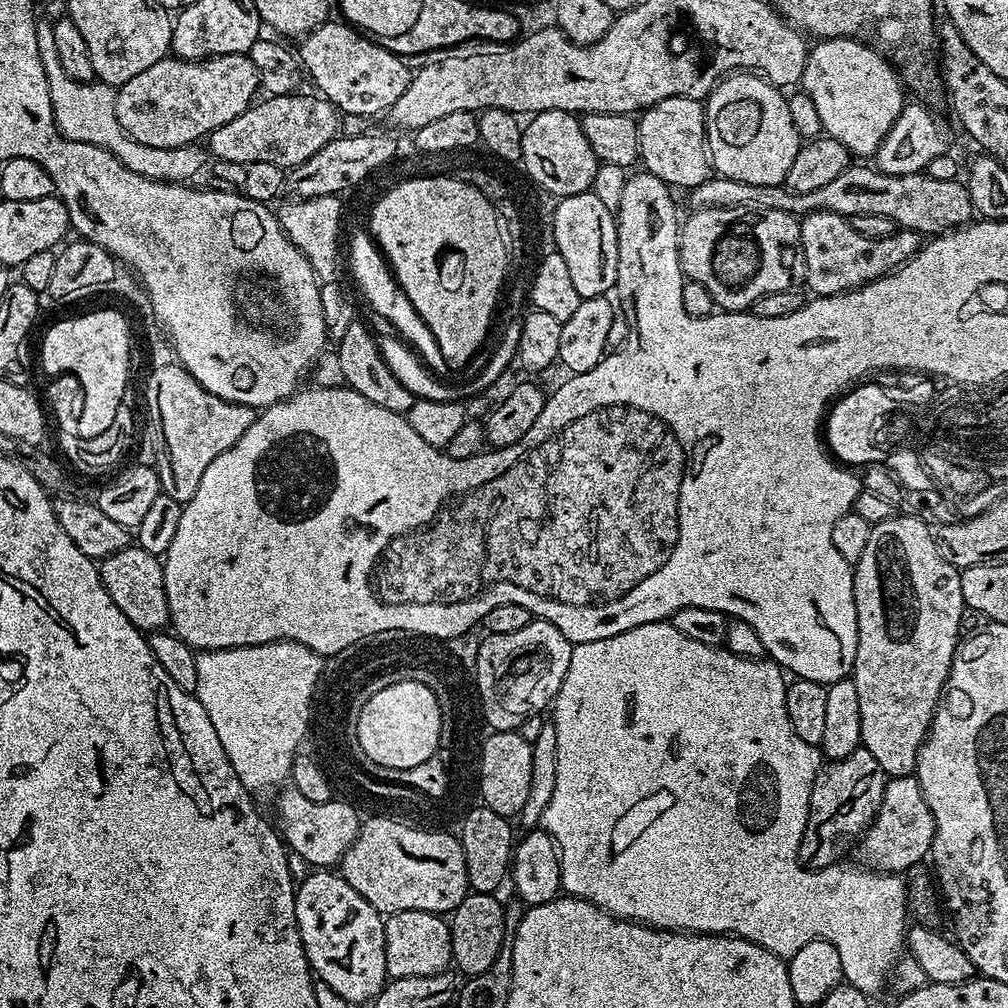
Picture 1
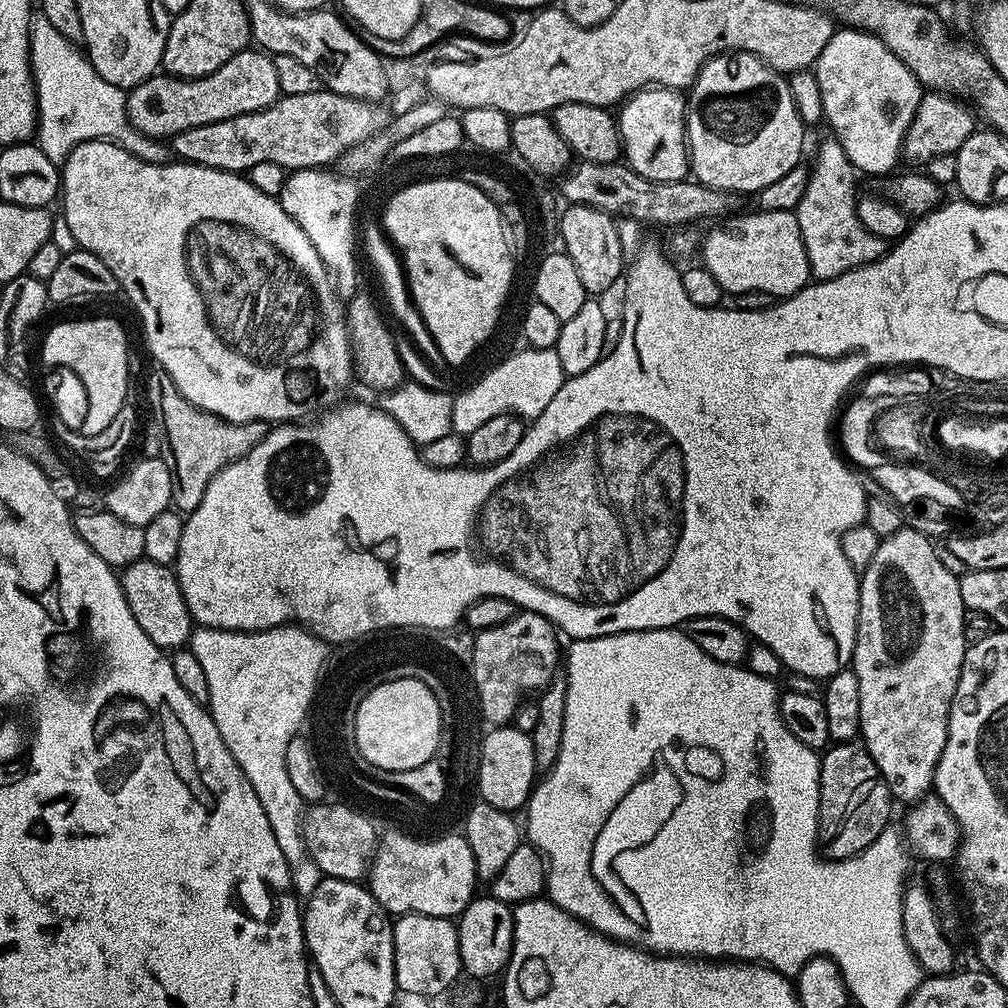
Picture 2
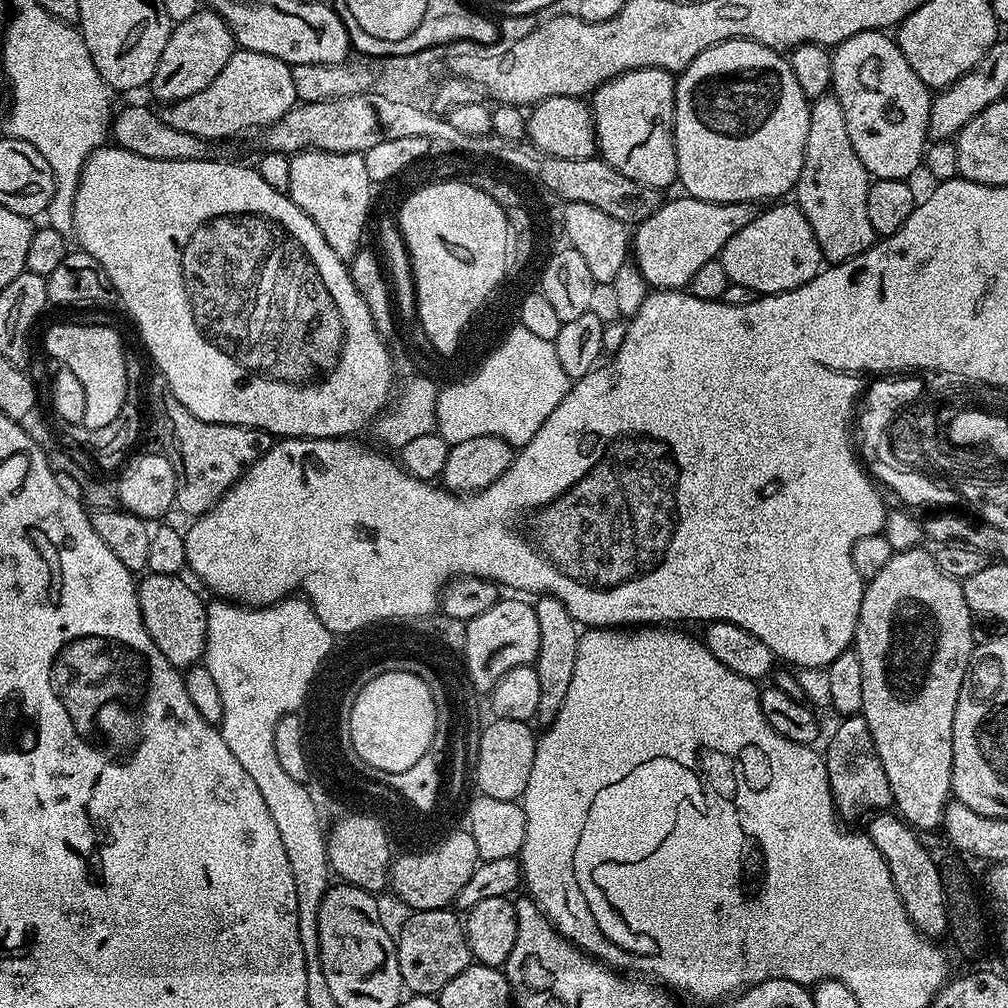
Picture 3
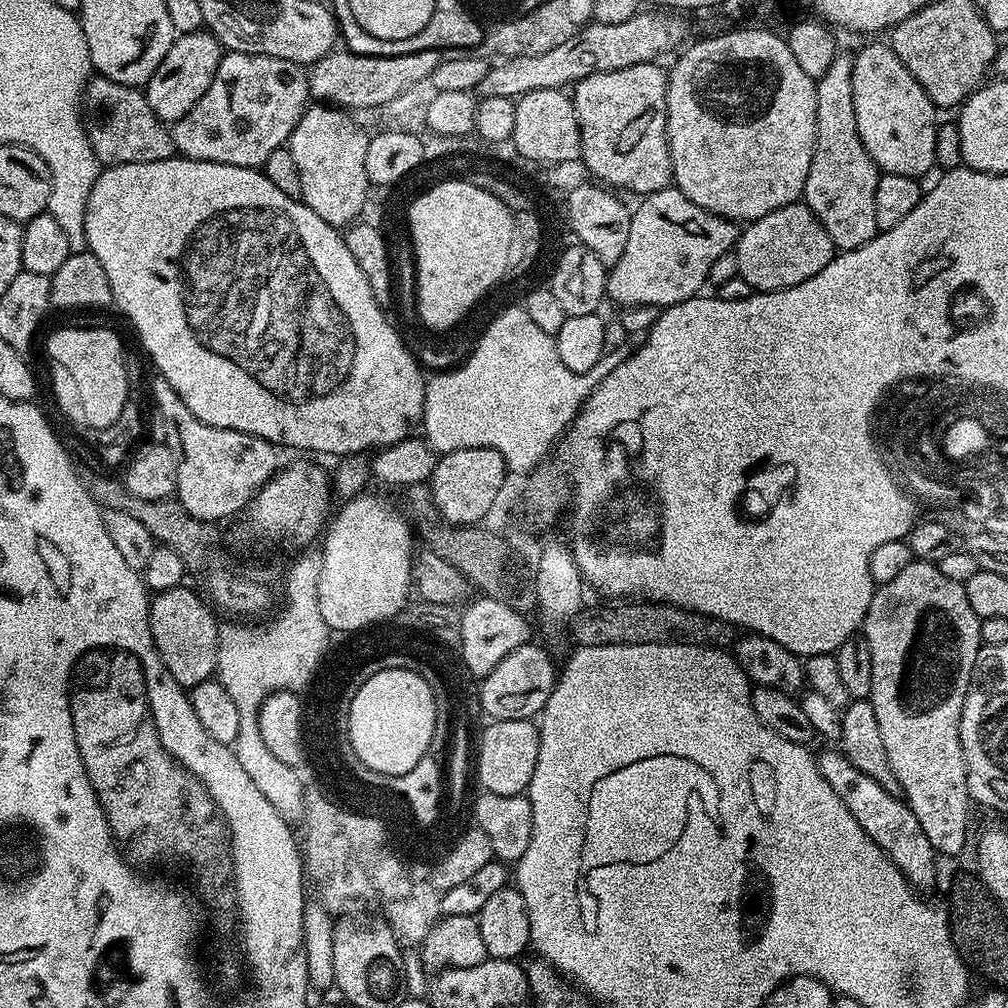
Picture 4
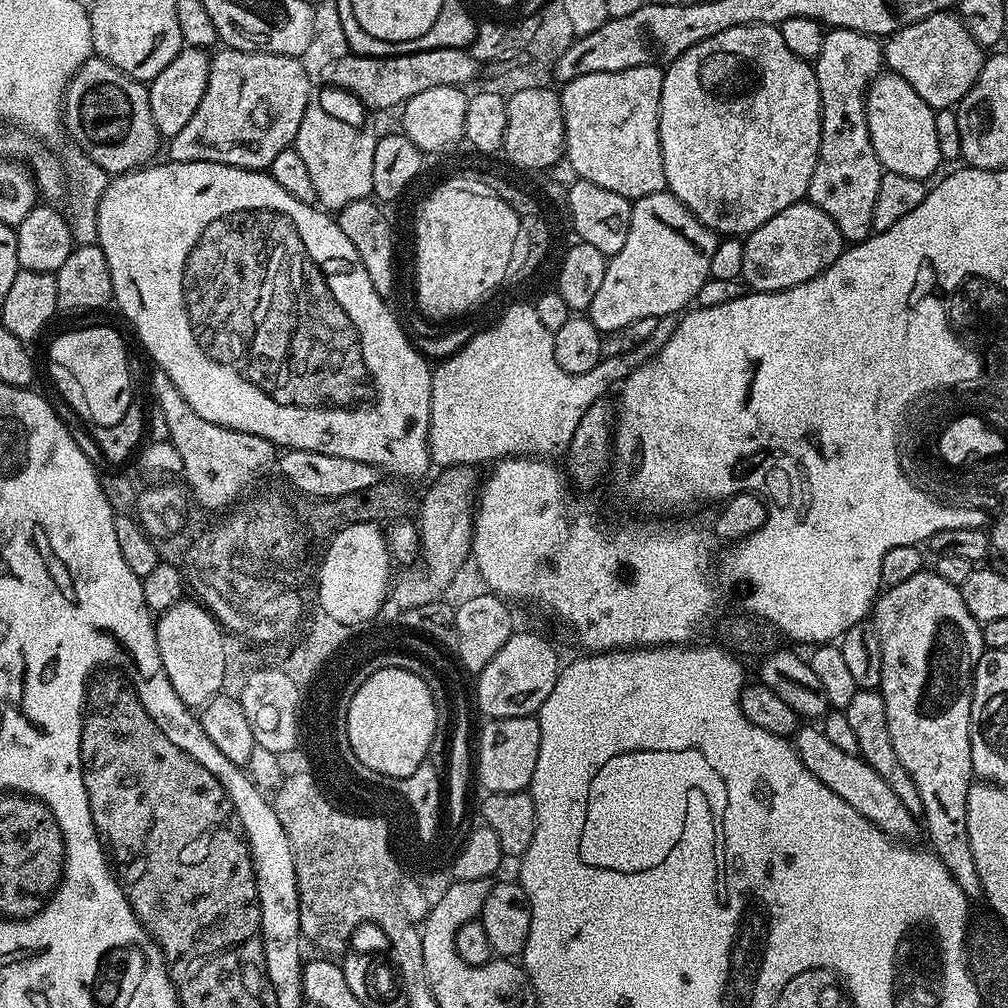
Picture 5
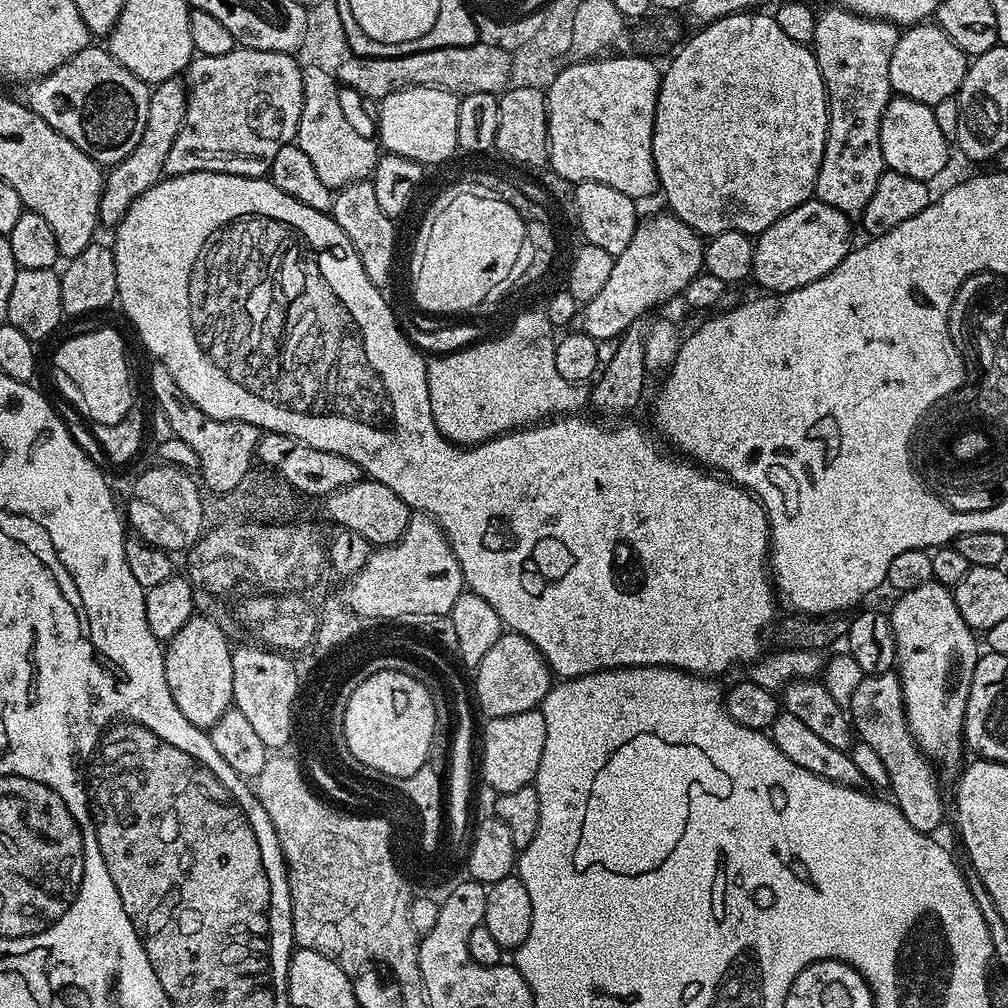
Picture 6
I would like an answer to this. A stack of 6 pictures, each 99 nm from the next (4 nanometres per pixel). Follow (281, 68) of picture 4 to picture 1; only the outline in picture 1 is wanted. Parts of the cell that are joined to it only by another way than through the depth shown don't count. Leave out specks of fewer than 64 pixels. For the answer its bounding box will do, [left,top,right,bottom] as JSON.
[116,54,259,146]

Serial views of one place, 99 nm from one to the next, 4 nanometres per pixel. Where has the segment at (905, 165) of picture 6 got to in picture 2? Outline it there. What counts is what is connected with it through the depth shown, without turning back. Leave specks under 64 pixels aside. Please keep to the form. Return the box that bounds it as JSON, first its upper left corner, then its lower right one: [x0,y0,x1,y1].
[814,26,922,177]

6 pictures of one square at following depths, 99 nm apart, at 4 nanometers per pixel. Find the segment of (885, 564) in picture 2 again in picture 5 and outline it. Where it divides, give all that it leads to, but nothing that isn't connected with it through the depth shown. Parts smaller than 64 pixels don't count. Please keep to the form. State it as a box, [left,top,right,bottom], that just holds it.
[870,570,986,901]

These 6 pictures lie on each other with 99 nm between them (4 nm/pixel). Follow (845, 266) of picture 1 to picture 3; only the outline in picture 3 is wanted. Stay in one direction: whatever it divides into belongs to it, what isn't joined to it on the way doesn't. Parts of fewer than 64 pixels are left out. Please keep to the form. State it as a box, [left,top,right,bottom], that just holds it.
[794,94,878,265]

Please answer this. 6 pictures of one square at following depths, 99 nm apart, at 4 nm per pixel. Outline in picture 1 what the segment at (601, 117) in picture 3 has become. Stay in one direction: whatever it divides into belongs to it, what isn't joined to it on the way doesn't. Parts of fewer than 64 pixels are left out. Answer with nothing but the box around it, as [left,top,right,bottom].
[638,96,714,190]

